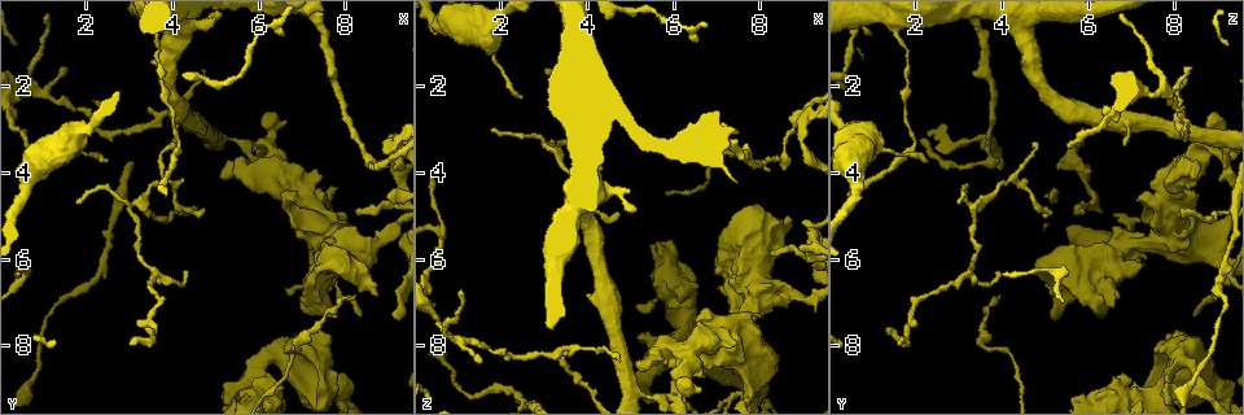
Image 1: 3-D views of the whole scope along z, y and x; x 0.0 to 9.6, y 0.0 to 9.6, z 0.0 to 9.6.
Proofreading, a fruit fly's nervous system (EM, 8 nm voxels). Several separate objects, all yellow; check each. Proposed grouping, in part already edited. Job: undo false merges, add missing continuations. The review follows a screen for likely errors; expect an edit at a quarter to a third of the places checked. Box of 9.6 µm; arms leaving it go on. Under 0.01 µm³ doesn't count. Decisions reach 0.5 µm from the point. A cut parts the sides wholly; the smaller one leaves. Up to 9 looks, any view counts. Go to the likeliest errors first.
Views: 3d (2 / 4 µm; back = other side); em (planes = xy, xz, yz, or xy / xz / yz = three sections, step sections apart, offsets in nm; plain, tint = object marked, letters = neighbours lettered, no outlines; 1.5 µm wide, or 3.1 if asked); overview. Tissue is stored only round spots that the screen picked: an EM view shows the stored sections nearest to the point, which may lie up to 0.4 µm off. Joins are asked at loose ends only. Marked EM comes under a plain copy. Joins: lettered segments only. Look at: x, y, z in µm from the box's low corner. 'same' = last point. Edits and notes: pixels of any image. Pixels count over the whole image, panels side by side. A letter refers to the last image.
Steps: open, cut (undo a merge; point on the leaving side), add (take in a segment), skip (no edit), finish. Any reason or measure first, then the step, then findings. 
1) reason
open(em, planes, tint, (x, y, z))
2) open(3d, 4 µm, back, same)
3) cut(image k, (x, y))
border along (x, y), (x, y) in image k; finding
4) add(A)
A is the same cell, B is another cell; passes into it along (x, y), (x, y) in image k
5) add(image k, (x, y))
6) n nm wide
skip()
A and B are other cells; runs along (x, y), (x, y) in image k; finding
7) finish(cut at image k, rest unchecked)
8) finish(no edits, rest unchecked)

stops while still wide
open(3d, 4 µm, (6.15, 8.70, 6.80))

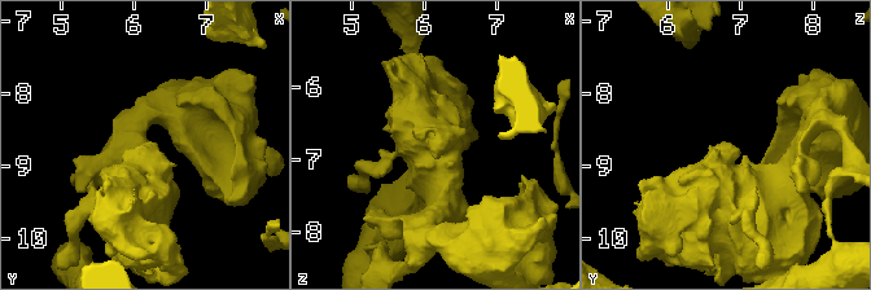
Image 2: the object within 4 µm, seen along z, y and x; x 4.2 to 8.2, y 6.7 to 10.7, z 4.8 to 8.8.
need the tissue
open(em, planes, letters, (6.15, 8.70, 6.85))

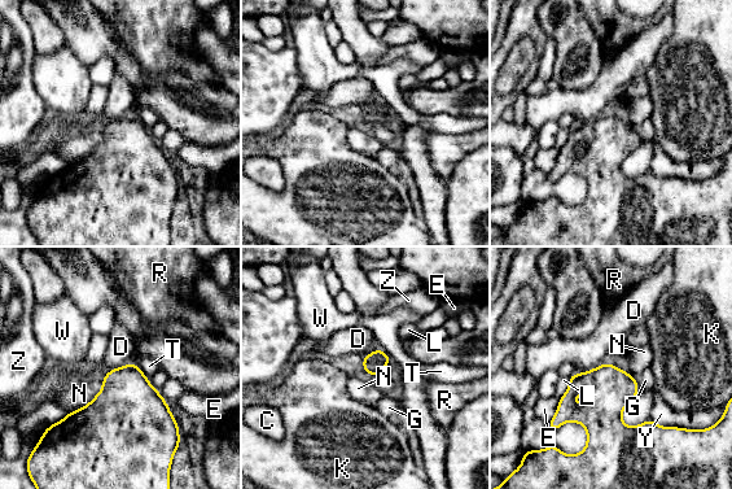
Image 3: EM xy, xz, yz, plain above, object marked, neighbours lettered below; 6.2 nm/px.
N touches over 300 nm
skip()
C, D, E, G, K, L, N, R, T, W, Y and Z are other cells; border along (102, 380), (88, 402), (68, 413) in image 3; no lettered segment goes on from it

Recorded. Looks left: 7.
thin end
open(3d, 4 µm, (4.70, 4.90, 4.95))

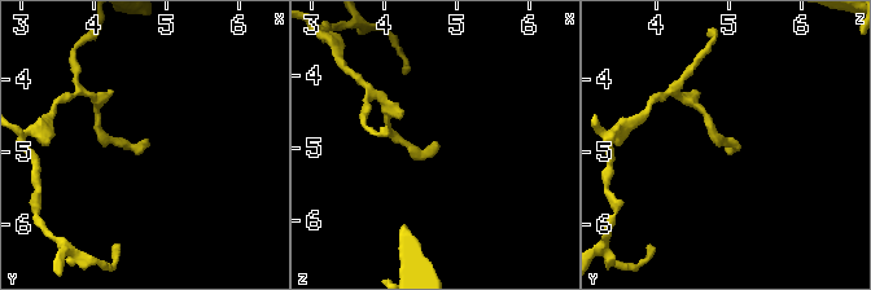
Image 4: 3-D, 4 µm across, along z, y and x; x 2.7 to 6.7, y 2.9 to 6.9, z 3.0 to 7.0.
now the EM
open(em, planes, letters, (4.70, 4.80, 4.90))

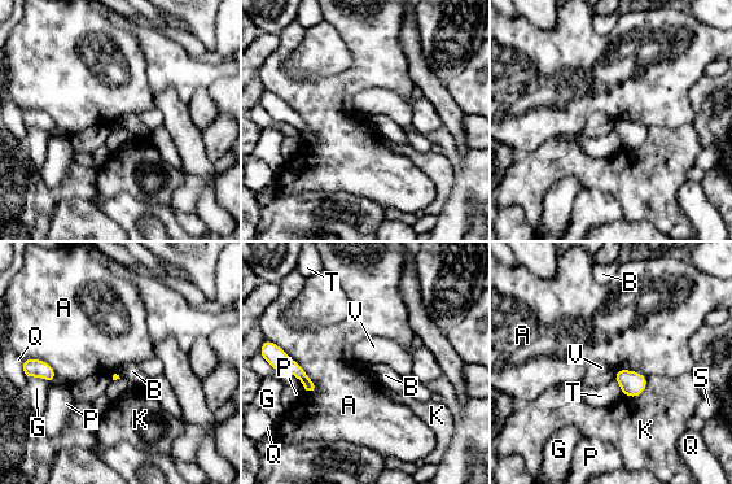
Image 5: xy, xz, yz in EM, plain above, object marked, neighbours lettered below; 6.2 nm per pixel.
skip()
A, B, G, K, P, Q, S, T and V are other cells; no lettered segment goes on from it

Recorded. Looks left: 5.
branch stops here
open(3d, 2 µm, back, (2.50, 3.75, 2.30))

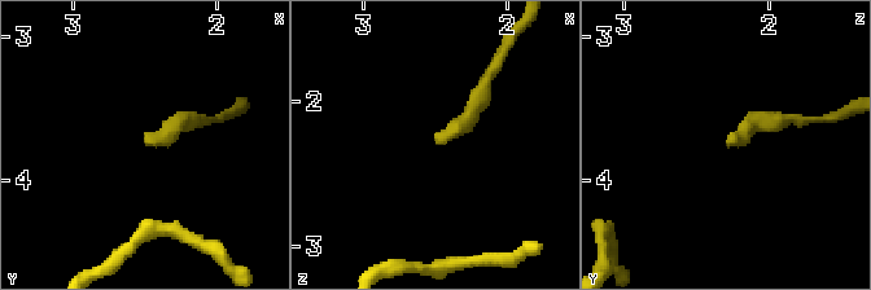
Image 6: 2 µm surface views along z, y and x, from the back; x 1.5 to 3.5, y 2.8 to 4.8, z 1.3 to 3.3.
open(em, xy, step 8, letters, (2.48, 3.78, 2.26))

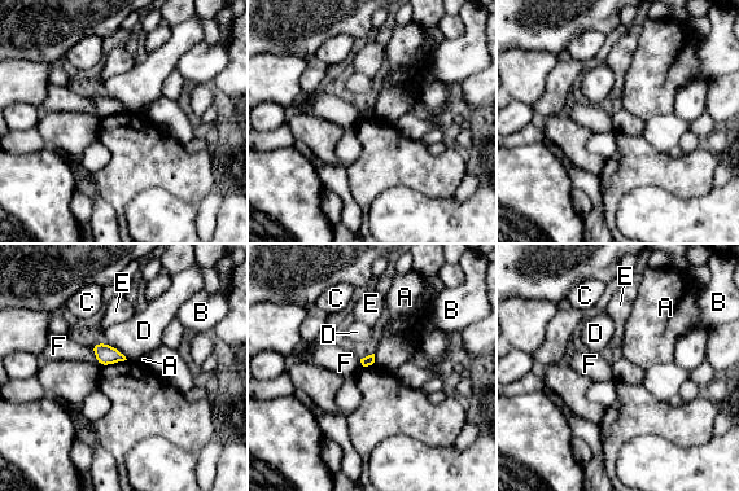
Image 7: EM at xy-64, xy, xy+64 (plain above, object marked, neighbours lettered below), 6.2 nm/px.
skip()
A, B, C, D, E and F are other cells; border along (374, 354), (375, 362) in image 7; no lettered segment goes on from it

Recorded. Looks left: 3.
tapers out
open(3d, 4 µm, (8.30, 7.35, 8.40))

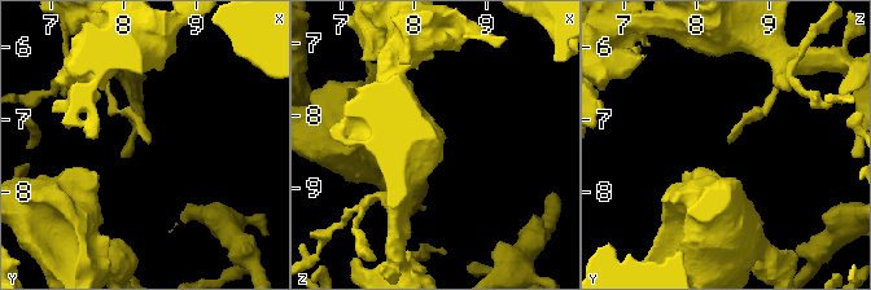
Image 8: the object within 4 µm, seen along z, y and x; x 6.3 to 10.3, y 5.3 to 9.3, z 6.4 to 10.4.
need the tissue
open(em, xy, step 8, tint, (8.30, 7.30, 8.40))

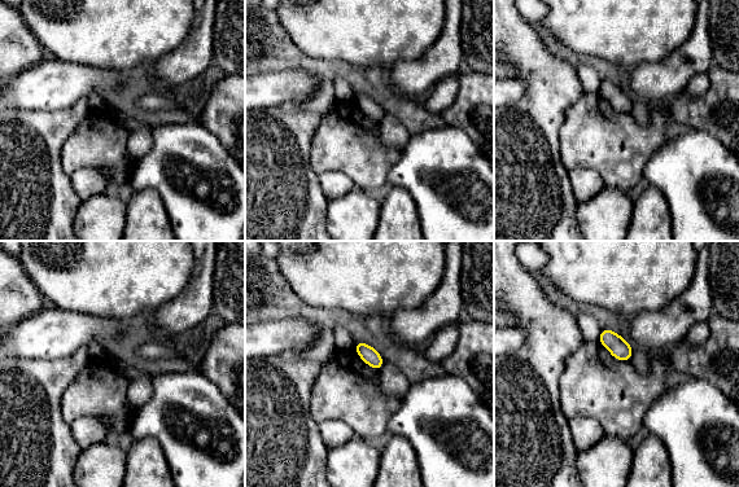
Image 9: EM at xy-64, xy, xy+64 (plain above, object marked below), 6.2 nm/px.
open(em, planes, letters, same)

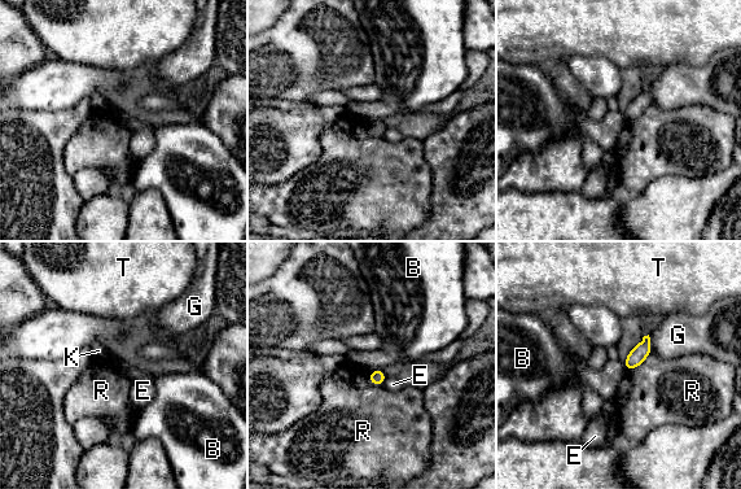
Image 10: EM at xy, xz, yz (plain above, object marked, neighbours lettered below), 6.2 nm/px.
100 nm wide
skip()
B, E, G, K, R and T are other cells; border along (372, 369), (380, 370) in image 10; none of them fits

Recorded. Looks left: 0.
finish(no edits, rest unchecked)

